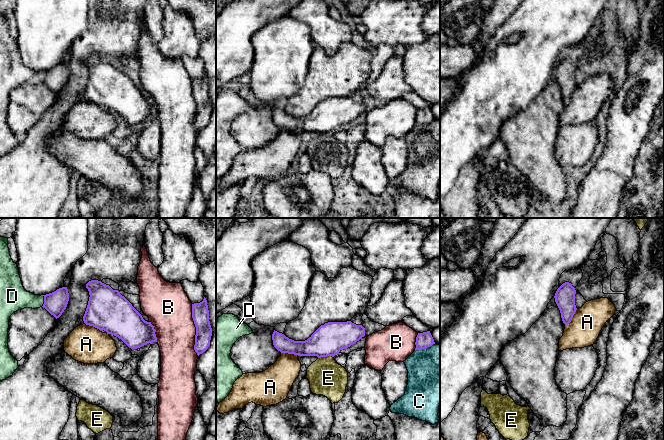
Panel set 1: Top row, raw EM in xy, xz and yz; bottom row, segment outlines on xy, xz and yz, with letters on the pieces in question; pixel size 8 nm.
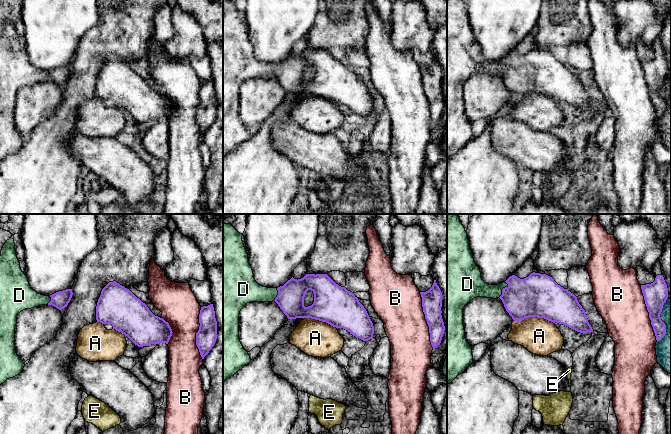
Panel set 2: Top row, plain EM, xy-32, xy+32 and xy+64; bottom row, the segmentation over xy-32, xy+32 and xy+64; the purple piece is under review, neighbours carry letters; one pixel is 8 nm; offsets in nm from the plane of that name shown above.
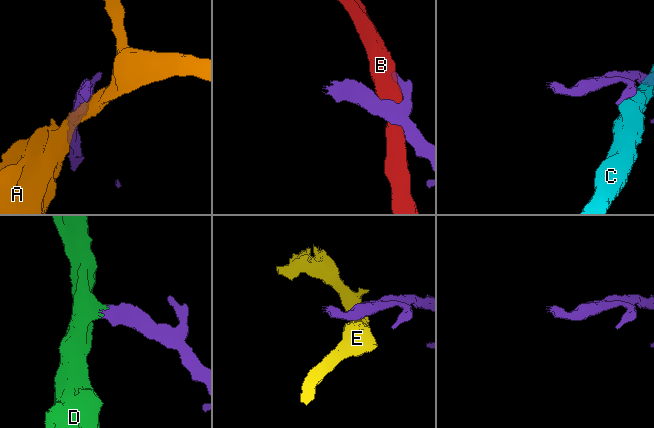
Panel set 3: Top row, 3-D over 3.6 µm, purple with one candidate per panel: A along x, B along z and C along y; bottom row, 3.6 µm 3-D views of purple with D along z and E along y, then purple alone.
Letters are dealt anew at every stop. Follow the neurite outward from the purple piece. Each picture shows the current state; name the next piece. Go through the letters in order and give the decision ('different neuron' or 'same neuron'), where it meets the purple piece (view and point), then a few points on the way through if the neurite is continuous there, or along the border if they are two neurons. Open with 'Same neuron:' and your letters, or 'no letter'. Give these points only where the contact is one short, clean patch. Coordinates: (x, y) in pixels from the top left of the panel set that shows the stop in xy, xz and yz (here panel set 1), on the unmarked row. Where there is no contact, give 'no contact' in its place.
Same neuron: D
A: different neuron | yz (572, 93)
B: different neuron | xy (196, 106)
C: different neuron | xz (424, 124)
D: same neuron | xy (44, 77) | across xy (55, 79), (44, 77), (31, 77), (14, 73)
E: different neuron | xz (325, 132) | along xz (332, 132), (321, 132), (318, 134)

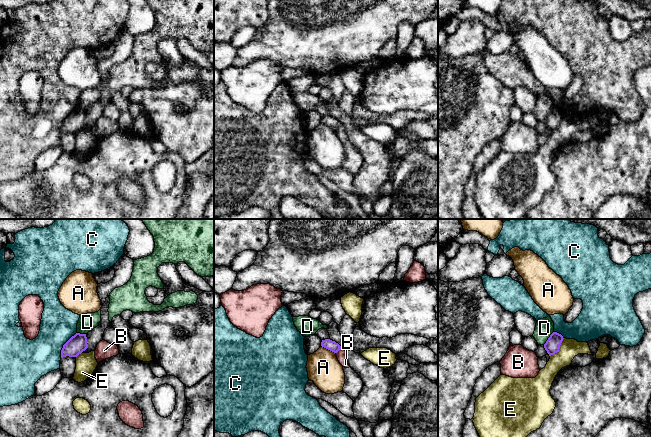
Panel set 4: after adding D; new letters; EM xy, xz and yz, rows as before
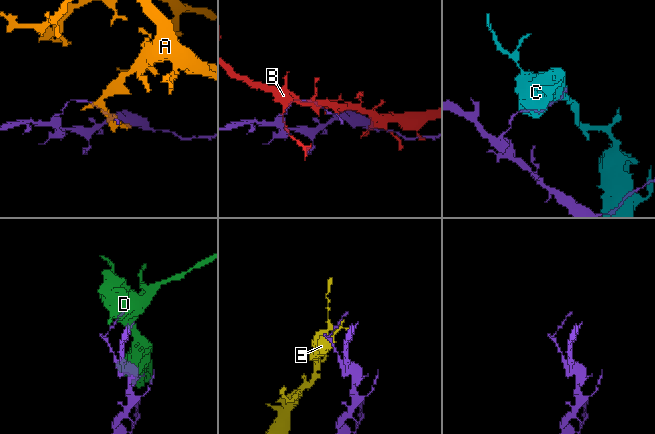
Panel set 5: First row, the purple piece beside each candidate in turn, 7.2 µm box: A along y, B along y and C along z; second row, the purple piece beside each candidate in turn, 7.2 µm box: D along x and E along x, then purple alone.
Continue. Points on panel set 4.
Same neuron: no letter
A: different neuron | xz (328, 125) | along xz (321, 121), (335, 129)
B: different neuron | xz (338, 126) | along xz (341, 124), (336, 129)
C: different neuron | xy (63, 121)
D: different neuron | yz (548, 114)
E: different neuron | yz (559, 124) | along yz (564, 114), (560, 124), (550, 132)

